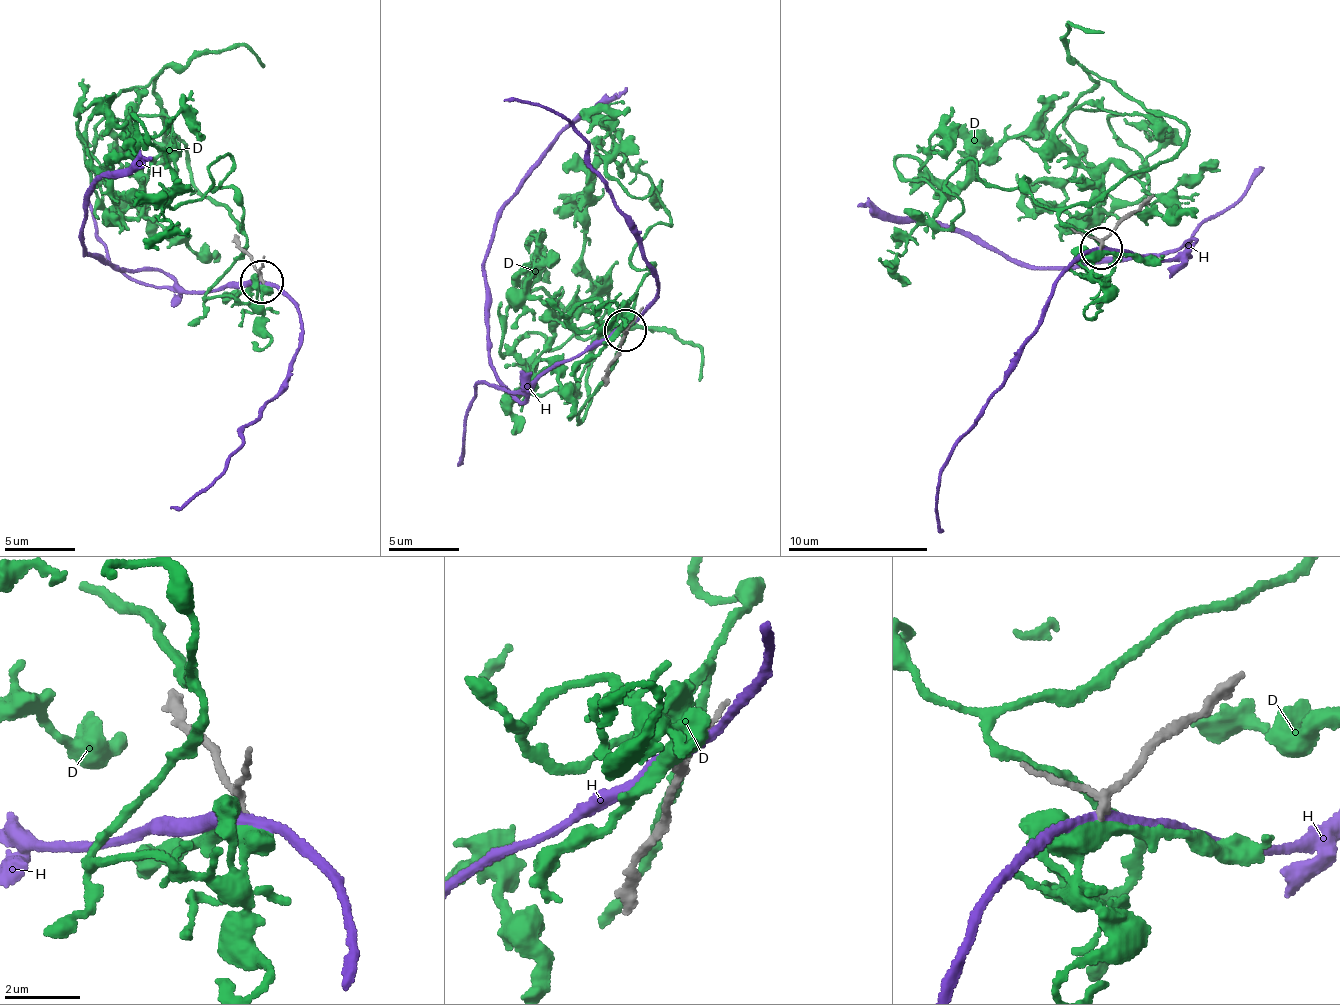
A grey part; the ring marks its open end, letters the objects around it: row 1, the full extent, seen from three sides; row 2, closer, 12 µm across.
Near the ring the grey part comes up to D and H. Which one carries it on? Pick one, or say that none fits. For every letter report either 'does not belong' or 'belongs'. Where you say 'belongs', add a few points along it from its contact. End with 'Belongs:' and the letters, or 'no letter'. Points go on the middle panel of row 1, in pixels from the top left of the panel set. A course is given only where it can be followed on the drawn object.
D: does not belong
H: does not belong
Belongs: no letter

